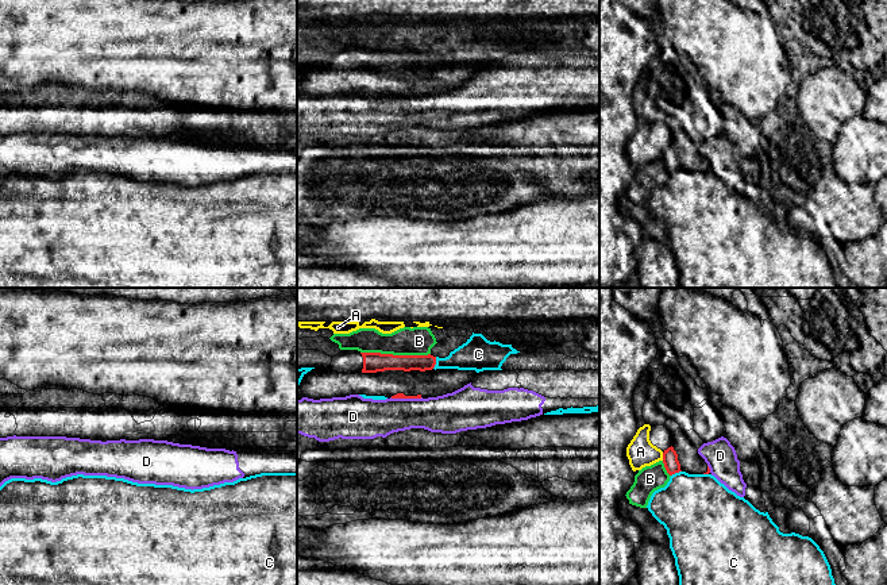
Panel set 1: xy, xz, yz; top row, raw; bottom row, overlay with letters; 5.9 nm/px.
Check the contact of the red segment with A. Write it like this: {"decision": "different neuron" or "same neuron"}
{"decision": "different neuron"}

